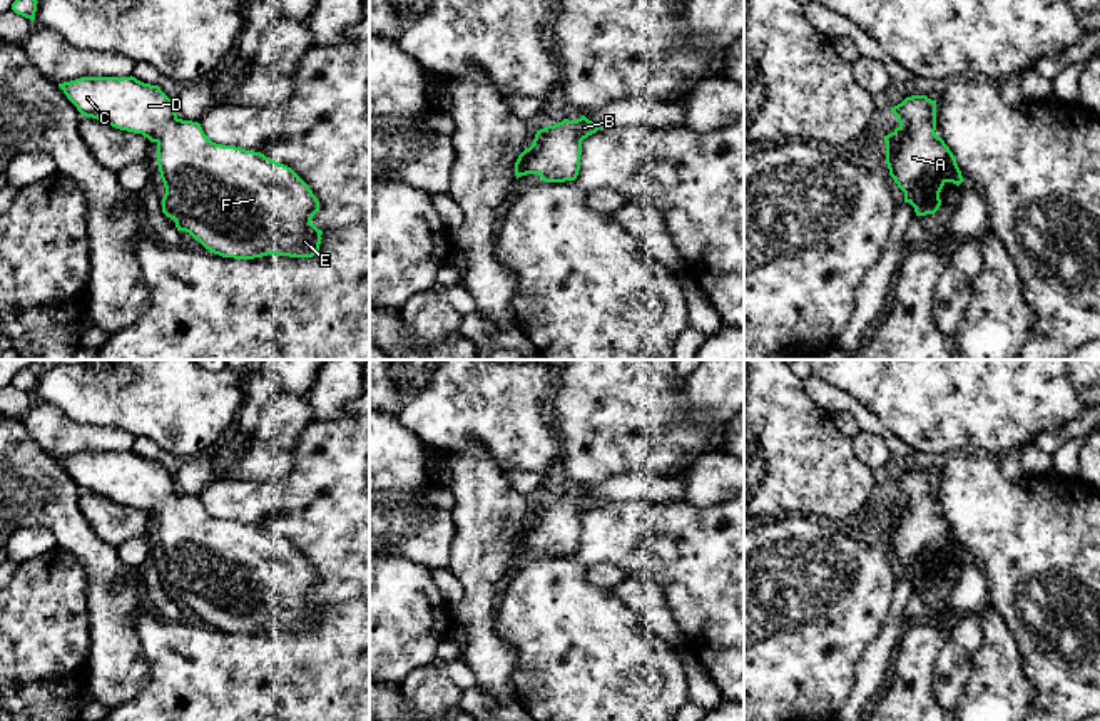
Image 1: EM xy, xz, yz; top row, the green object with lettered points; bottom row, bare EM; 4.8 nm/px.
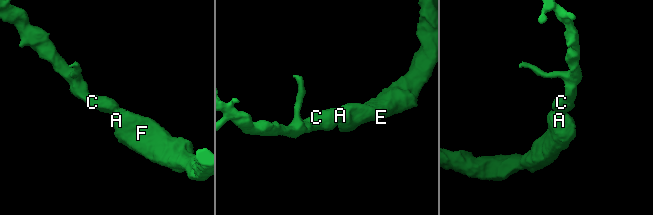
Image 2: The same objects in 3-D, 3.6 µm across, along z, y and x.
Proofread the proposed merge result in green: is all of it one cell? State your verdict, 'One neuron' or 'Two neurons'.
One neuron

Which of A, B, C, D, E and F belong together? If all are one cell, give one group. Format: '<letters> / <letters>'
A B C D E F

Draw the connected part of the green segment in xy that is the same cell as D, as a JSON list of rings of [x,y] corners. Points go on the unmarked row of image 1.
[[[80,452],[59,458],[67,473],[85,490],[115,504],[142,509],[157,519],[157,540],[166,562],[162,587],[176,596],[209,627],[222,632],[254,634],[267,629],[313,632],[321,609],[311,594],[319,575],[288,540],[261,527],[212,517],[199,497],[182,495],[174,477],[135,452]]]

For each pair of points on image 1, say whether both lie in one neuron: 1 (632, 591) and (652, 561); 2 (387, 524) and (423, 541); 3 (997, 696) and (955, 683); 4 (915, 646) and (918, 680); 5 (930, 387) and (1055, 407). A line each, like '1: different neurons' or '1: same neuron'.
1: different neurons
2: same neuron
3: different neurons
4: same neuron
5: same neuron

